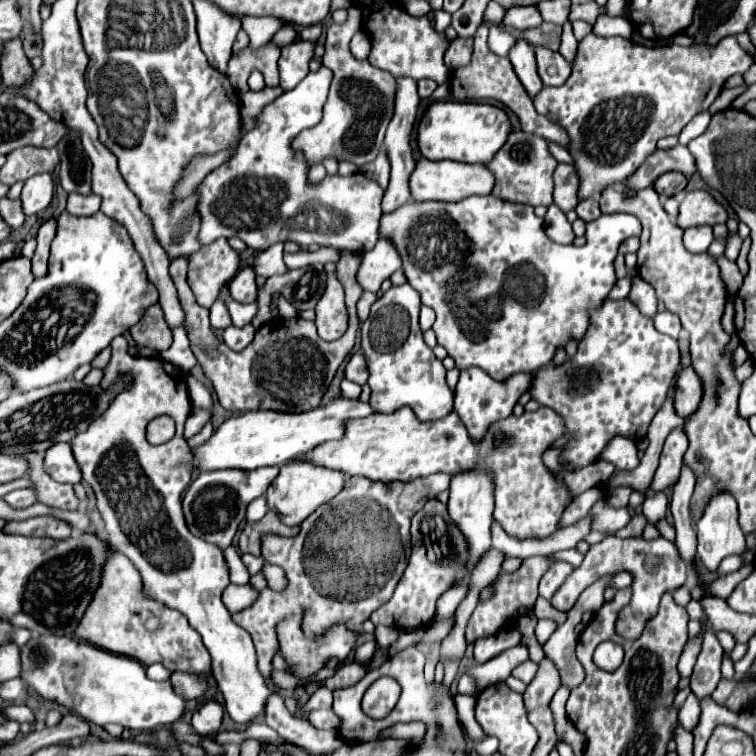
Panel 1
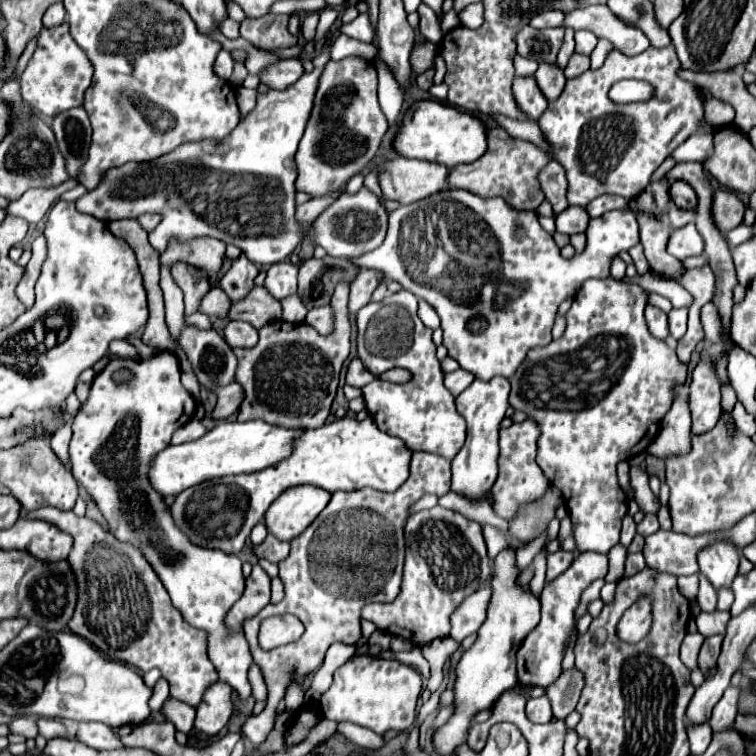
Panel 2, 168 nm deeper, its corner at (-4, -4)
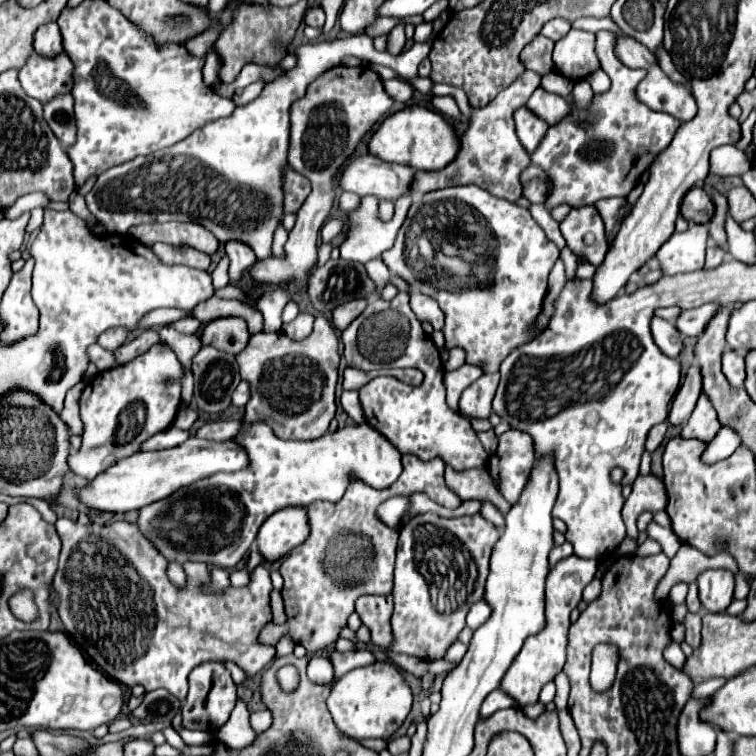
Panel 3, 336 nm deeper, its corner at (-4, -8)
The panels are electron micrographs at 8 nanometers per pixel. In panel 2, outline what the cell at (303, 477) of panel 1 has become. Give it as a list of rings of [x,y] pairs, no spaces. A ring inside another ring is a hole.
[[[289,487],[281,499],[275,499],[264,515],[264,522],[277,539],[291,541],[299,533],[303,533],[315,517],[327,507],[331,499],[329,491],[321,491],[319,487]]]

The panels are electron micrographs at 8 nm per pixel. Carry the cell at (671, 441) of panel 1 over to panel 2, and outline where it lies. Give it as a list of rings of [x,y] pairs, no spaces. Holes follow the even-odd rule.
[[[687,389],[675,399],[673,407],[661,421],[661,429],[655,441],[649,445],[649,453],[659,459],[669,459],[671,455],[687,455],[691,447],[691,415],[687,407]]]

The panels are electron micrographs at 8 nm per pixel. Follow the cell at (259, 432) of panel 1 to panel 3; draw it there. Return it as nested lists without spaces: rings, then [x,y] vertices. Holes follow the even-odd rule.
[[[189,437],[185,443],[173,449],[137,453],[137,455],[119,459],[113,467],[105,469],[101,475],[97,475],[85,487],[81,487],[77,491],[77,499],[85,507],[97,509],[97,511],[109,511],[109,513],[137,511],[149,503],[169,497],[173,491],[177,491],[183,485],[191,485],[217,471],[241,469],[247,463],[249,463],[247,453],[239,445],[235,445],[231,439],[207,441],[207,439]]]

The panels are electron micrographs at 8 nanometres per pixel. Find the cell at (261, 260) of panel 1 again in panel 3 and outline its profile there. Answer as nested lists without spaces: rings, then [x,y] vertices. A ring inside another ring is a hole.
[[[269,287],[259,303],[257,309],[263,313],[263,331],[265,333],[279,333],[281,331],[281,311],[289,301],[289,291],[279,287]]]

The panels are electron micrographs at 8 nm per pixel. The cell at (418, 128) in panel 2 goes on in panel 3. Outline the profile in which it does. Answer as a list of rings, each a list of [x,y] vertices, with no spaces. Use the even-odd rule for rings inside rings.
[[[411,105],[385,117],[379,129],[367,141],[367,149],[371,155],[387,163],[399,163],[423,171],[437,171],[455,159],[459,149],[459,137],[443,115],[421,105]]]

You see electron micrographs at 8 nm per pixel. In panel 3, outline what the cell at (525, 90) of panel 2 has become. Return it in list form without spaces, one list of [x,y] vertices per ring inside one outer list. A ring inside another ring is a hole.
[[[521,107],[515,111],[515,133],[529,155],[537,149],[537,145],[541,143],[547,129],[549,129],[549,125],[545,121],[537,119],[537,115],[529,113],[527,107]]]

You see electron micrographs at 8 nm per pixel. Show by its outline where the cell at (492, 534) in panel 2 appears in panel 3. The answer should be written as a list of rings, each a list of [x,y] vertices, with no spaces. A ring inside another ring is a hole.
[[[481,501],[481,515],[483,515],[485,519],[489,519],[495,527],[499,527],[499,529],[505,527],[505,521],[503,521],[501,511],[499,511],[491,501]]]

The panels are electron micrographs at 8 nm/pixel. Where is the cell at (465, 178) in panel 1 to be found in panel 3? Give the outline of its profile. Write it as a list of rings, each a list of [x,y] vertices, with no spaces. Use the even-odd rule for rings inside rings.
[[[353,155],[345,165],[337,185],[341,191],[357,193],[359,197],[373,195],[377,199],[395,201],[411,187],[415,171],[375,159],[373,155]]]

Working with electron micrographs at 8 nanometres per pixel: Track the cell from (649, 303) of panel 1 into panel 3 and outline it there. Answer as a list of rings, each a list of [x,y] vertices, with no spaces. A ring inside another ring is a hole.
[[[653,317],[651,321],[651,331],[653,331],[653,339],[657,343],[657,347],[663,351],[663,355],[677,359],[681,349],[683,349],[683,337],[677,331],[677,327],[665,319]]]

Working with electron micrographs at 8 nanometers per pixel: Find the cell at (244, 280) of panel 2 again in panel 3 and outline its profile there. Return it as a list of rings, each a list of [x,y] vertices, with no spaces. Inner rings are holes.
[[[241,241],[225,243],[225,253],[229,257],[229,277],[231,281],[239,281],[241,275],[257,261],[253,249]]]

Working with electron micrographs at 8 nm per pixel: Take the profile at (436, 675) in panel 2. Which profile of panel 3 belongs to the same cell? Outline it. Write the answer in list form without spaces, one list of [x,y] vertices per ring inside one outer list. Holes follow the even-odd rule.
[[[455,641],[455,643],[447,649],[445,659],[447,659],[447,661],[461,661],[463,655],[465,655],[465,651],[467,651],[467,645],[463,645],[461,641]]]

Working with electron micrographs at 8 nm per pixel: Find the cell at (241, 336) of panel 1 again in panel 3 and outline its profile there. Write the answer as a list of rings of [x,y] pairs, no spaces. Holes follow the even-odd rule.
[[[221,317],[205,323],[201,345],[213,345],[225,353],[239,353],[249,341],[247,323],[241,317]]]

